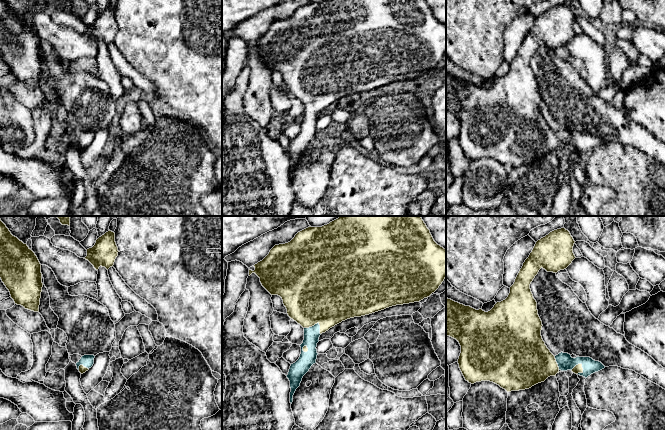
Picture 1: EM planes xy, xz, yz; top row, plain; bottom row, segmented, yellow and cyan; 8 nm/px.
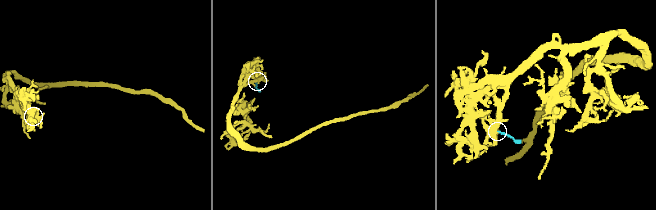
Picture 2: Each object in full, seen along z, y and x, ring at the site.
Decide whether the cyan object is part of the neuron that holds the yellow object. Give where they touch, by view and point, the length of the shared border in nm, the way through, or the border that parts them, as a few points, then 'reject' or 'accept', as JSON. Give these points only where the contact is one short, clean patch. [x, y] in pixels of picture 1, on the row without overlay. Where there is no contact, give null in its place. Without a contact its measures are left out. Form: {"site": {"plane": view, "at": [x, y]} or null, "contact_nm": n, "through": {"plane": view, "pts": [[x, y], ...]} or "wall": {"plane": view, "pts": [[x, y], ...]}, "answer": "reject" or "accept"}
{"site": {"plane": "xz", "at": [316, 99]}, "contact_nm": 150, "through": {"plane": "xz", "pts": [[313, 68], [316, 99], [311, 111]]}, "answer": "accept"}

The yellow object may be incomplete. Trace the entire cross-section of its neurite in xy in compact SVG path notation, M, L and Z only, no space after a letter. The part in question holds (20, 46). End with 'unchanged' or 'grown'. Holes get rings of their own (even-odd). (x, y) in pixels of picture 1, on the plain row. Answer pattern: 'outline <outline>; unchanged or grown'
outline M0 0L0 54L15 80L39 88L41 40L35 29Z; unchanged

